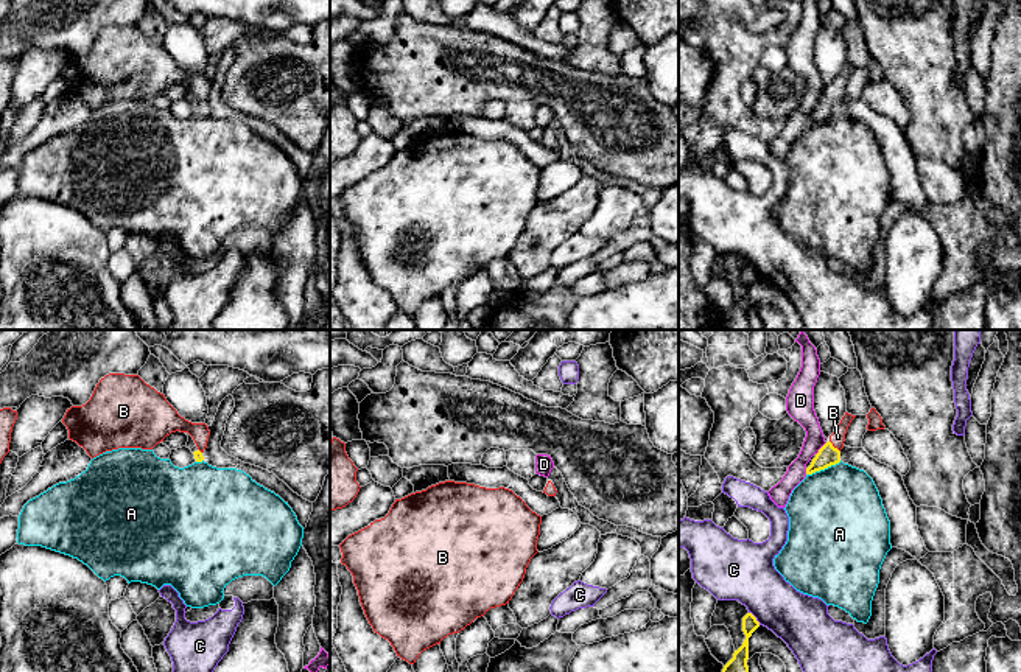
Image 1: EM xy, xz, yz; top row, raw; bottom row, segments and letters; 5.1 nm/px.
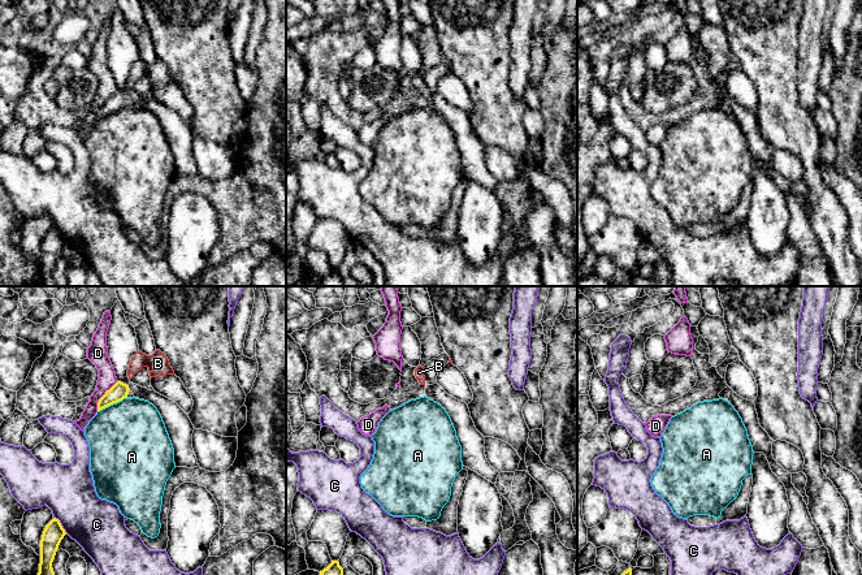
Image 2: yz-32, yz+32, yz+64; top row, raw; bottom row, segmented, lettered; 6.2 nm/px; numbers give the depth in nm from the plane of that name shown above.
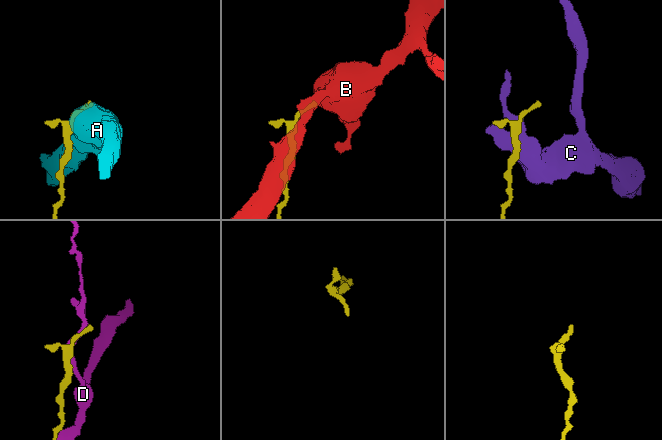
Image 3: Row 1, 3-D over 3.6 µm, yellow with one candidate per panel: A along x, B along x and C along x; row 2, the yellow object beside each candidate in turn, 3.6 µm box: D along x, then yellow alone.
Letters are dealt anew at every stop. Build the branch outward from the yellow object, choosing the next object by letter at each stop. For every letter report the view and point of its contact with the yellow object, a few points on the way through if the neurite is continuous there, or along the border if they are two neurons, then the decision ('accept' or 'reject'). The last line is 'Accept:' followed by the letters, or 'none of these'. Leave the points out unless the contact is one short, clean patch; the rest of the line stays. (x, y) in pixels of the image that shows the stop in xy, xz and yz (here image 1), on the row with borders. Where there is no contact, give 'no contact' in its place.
A: contact yz (824, 468); reject
B: contact yz (833, 447); way yz (827, 456), (833, 447), (838, 437); accept
C: contact yz (755, 618); border yz (749, 612), (760, 624); reject
D: contact yz (821, 448); reject
Accept: B

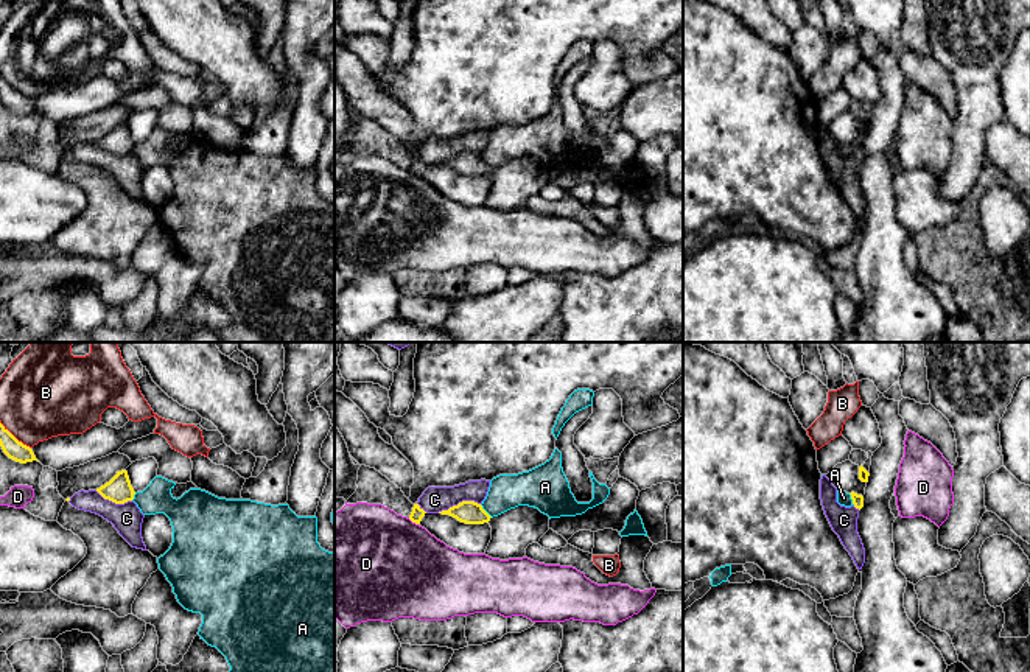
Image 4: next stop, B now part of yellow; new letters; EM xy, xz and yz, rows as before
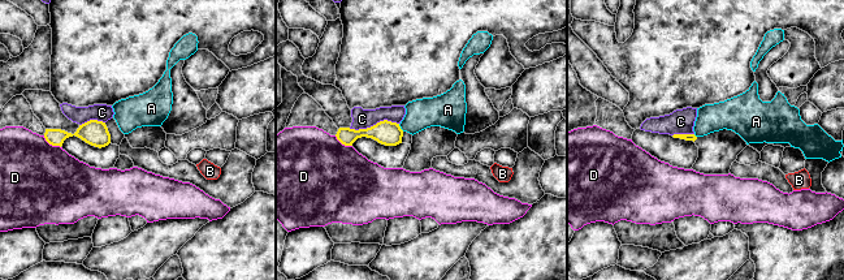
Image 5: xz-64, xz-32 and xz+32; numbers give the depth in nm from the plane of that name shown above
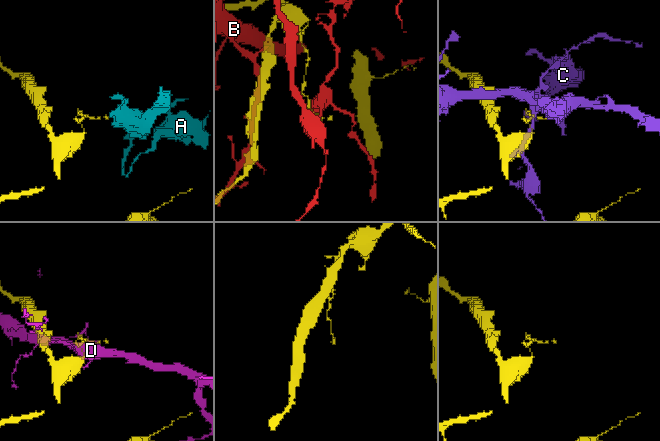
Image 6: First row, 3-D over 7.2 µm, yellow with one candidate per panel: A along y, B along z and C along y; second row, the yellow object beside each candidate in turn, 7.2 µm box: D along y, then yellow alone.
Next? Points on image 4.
A: contact xz (484, 510); border xz (479, 504), (492, 517); reject
B: contact xy (14, 437); reject
C: contact xz (459, 503); border xz (479, 503), (459, 501), (437, 512); reject
D: contact xz (413, 521); reject
Accept: none of these

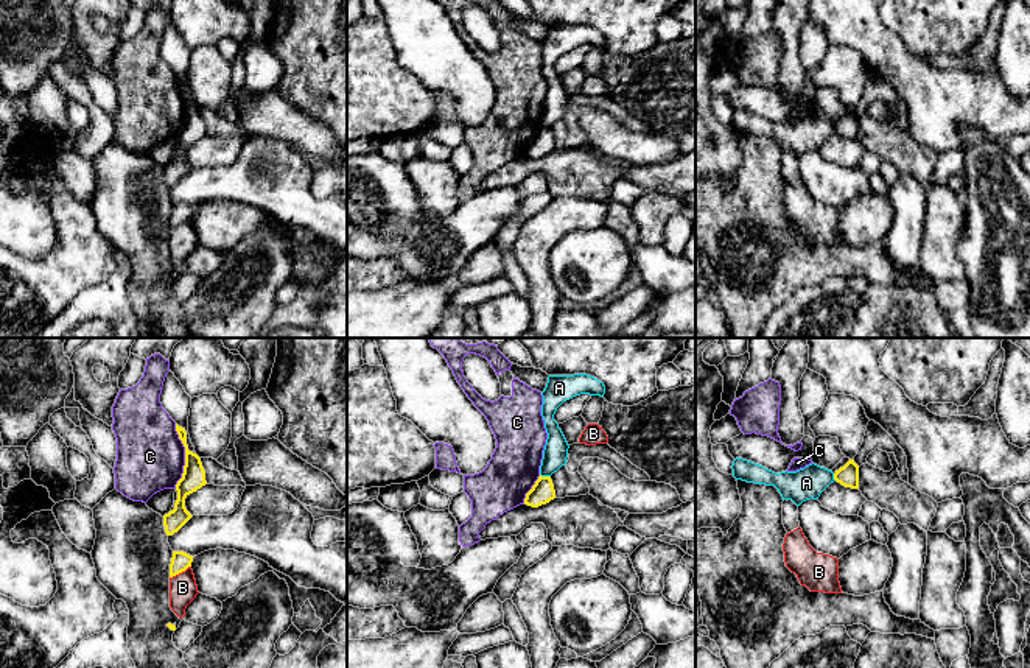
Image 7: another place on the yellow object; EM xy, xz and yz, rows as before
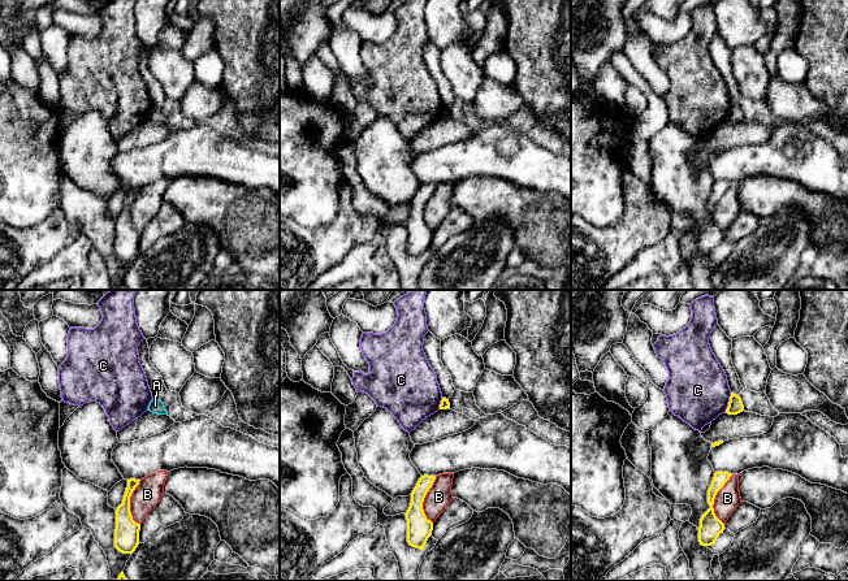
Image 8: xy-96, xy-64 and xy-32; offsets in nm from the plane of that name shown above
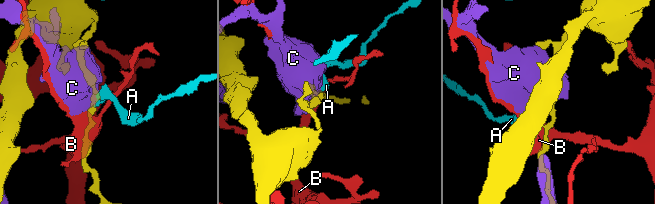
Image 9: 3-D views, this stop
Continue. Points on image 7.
A: contact xz (545, 477); border xz (540, 474), (550, 477); reject
B: contact xy (179, 572); reject
C: contact xy (185, 457); reject
Accept: none of these

